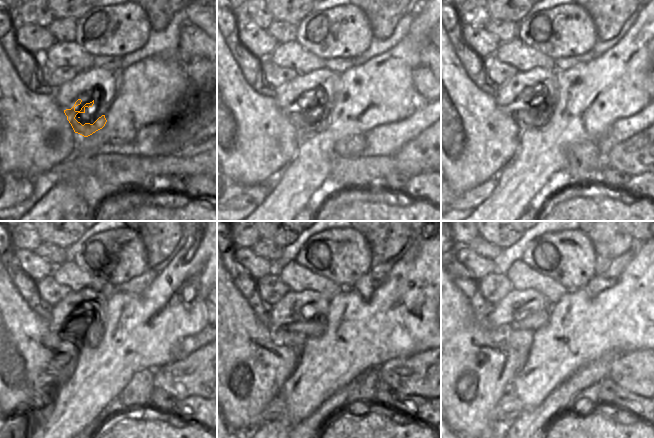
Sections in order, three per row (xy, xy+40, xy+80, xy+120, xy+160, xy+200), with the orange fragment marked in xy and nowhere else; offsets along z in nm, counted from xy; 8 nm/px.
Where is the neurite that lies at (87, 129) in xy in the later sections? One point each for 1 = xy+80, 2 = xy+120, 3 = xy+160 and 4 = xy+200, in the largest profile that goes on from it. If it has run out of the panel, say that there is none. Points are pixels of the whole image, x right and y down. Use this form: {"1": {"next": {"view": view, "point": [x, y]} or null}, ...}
{"1": {"next": {"view": "xy+80", "point": [517, 109]}}, "2": {"next": {"view": "xy+120", "point": [74, 332]}}, "3": {"next": {"view": "xy+160", "point": [318, 322]}}, "4": {"next": {"view": "xy+200", "point": [533, 321]}}}

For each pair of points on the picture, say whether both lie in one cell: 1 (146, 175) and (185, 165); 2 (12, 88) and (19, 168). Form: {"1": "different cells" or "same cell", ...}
{"1": "same cell", "2": "same cell"}

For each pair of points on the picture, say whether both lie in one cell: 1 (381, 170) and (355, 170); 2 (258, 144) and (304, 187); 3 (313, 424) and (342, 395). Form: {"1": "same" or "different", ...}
{"1": "same", "2": "different", "3": "same"}

